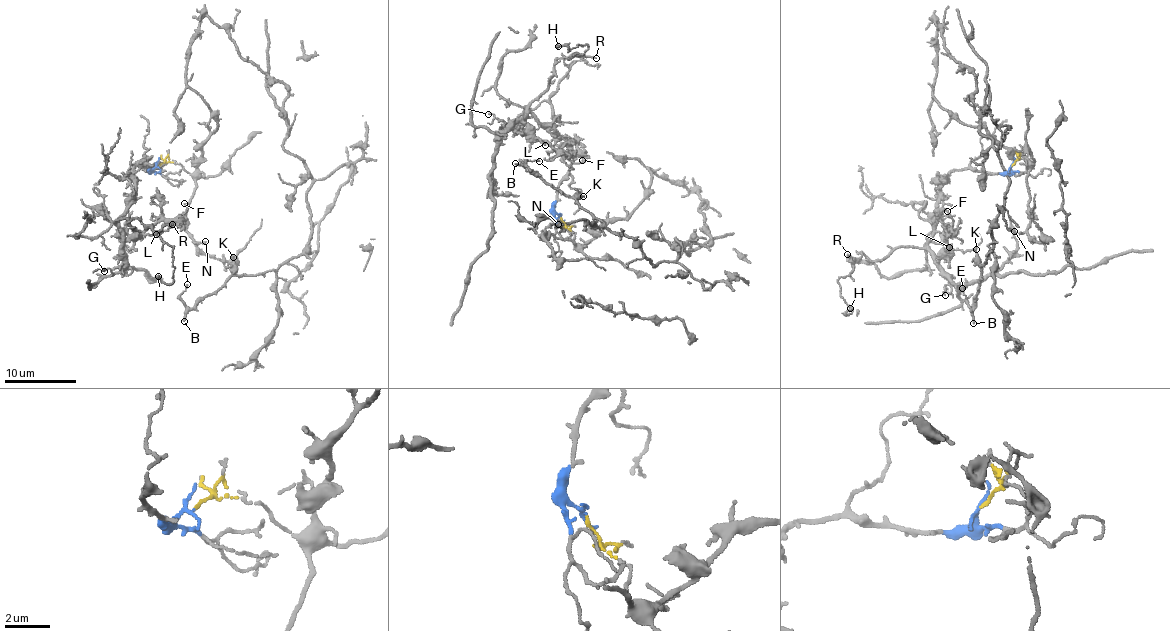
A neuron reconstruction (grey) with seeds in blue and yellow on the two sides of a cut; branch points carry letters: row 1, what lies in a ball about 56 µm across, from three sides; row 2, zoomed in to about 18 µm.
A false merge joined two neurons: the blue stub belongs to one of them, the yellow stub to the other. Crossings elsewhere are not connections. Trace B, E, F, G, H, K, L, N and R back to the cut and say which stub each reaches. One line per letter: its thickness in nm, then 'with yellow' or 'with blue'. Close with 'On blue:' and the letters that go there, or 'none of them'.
B: 180 nm thick; with yellow
E: 110 nm thick; with yellow
F: 110 nm thick; with blue
G: 100 nm thick; with blue
H: 130 nm thick; with blue
K: 160 nm thick; with yellow
L: 110 nm thick; with blue
N: 120 nm thick; with yellow
R: 90 nm thick; with blue
On blue: F, G, H, L, R

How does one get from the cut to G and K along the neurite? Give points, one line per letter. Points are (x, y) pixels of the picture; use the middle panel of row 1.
G: (561, 216), (553, 210), (553, 203), (560, 180), (572, 162), (568, 141), (528, 112), (507, 128), (488, 113)
K: (561, 216), (581, 245), (644, 198), (649, 168), (696, 190), (710, 241), (651, 264), (583, 196)

